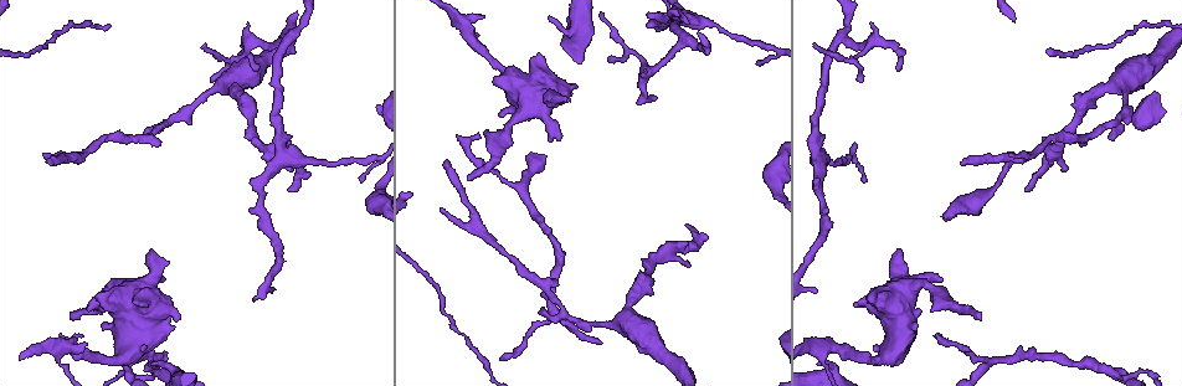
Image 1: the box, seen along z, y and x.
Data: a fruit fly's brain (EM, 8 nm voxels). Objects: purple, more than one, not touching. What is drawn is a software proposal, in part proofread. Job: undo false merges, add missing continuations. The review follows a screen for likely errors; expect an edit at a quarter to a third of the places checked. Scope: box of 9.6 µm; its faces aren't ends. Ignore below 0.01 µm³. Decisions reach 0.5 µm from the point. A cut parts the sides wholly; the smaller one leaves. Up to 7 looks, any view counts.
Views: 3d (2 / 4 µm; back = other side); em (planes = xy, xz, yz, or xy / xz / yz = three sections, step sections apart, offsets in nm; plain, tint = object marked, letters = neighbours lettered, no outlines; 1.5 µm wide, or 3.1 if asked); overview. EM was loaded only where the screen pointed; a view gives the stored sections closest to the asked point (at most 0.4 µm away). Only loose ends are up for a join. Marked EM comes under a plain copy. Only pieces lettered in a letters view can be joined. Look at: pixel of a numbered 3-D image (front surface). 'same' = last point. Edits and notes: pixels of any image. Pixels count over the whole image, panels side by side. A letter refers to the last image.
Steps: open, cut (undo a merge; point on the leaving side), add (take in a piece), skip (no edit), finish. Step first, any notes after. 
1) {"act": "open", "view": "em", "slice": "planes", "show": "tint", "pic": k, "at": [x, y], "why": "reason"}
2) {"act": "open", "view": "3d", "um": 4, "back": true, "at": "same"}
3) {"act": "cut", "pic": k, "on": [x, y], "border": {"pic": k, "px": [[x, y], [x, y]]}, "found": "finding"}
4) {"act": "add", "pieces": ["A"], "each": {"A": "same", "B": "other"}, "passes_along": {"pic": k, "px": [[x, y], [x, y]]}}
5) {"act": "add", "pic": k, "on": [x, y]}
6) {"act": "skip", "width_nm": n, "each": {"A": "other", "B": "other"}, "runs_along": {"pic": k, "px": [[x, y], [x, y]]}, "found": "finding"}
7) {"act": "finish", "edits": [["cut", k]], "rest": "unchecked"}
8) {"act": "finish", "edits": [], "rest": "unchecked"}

{"act": "open", "view": "3d", "um": 2, "back": true, "pic": 1, "at": [1012, 155], "why": "an open end"}

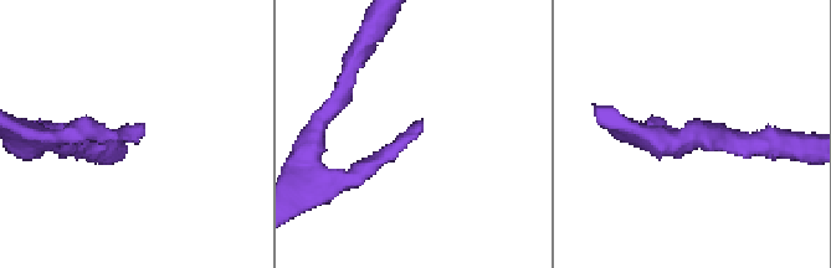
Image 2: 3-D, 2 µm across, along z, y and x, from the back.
{"act": "open", "view": "em", "slice": "xz", "step": 4, "show": "letters", "pic": 2, "at": [419, 121], "why": "shape alone is not enough"}

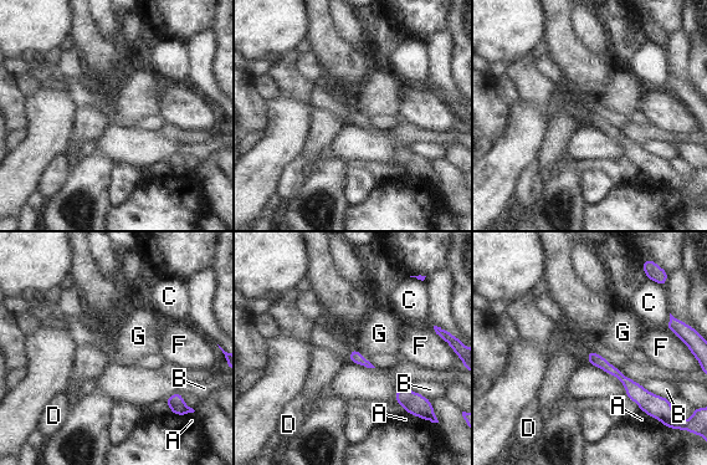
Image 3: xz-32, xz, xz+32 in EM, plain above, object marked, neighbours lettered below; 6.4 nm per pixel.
{"act": "skip", "each": {"A": "other", "B": "other", "C": "other", "D": "other", "F": "other", "G": "other"}, "found": "none of them fits"}

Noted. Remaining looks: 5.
{"act": "open", "view": "em", "slice": "yz", "step": 8, "show": "letters", "pic": 1, "at": [544, 100]}

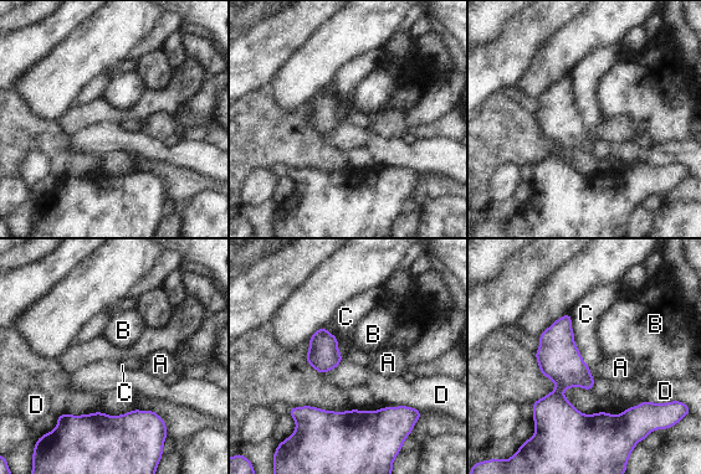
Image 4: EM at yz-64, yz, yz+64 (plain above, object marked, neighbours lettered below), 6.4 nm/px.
{"act": "skip", "each": {"A": "other", "B": "other", "C": "other", "D": "other"}, "border": {"pic": 4, "px": [[343, 359], [333, 369], [320, 374]]}, "found": "none of them fits"}

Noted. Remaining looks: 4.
{"act": "open", "view": "em", "slice": "yz", "step": 4, "show": "letters", "pic": 1, "at": [292, 170]}

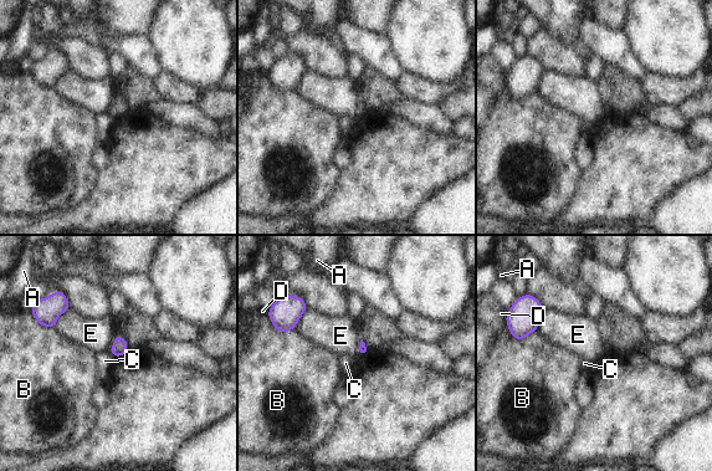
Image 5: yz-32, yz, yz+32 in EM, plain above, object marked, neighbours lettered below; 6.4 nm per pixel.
{"act": "open", "view": "em", "slice": "planes", "show": "letters", "at": "same"}

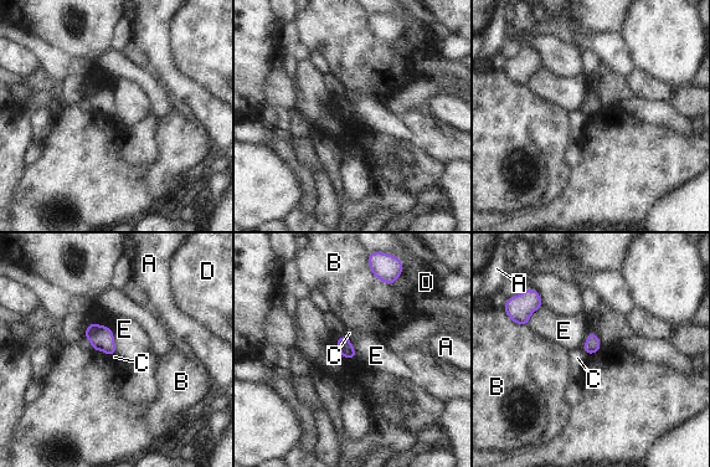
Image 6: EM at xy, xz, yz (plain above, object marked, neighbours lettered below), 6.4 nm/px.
{"act": "skip", "each": {"A": "other", "B": "other", "C": "other", "D": "other", "E": "other"}, "border": {"pic": 6, "px": [[108, 327], [113, 334], [116, 353]]}, "found": "no lettered piece goes on from it"}

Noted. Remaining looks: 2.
{"act": "finish", "edits": [], "rest": "unchecked"}

